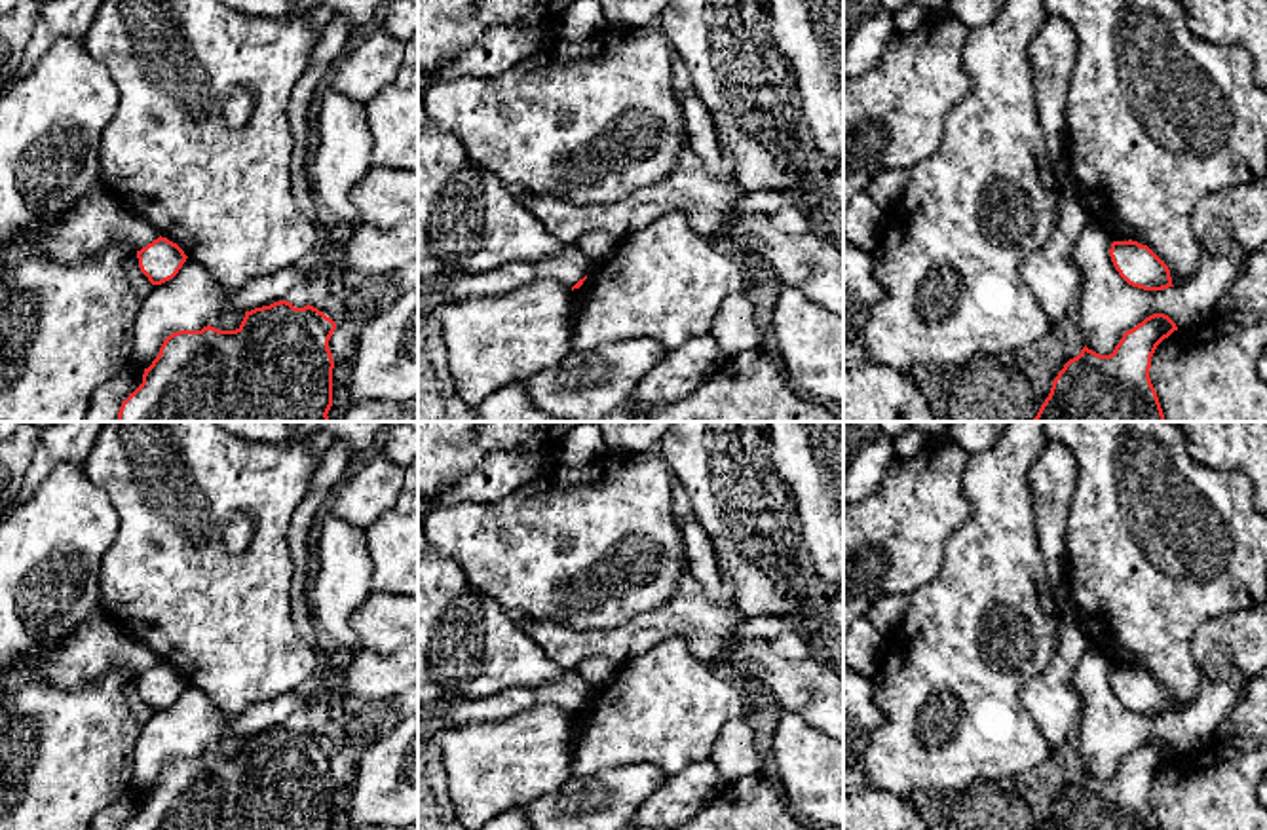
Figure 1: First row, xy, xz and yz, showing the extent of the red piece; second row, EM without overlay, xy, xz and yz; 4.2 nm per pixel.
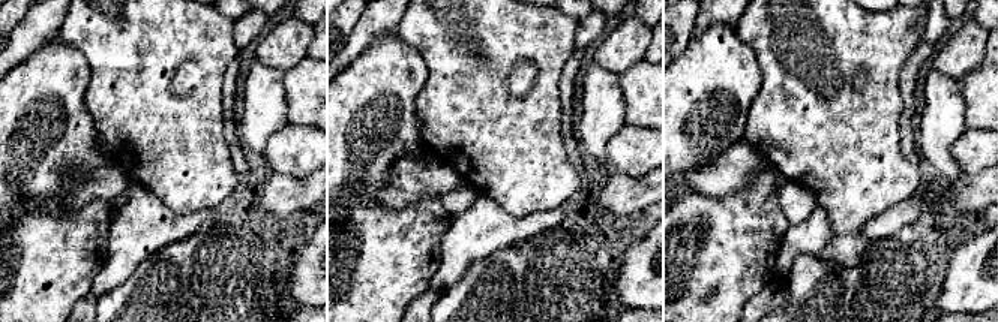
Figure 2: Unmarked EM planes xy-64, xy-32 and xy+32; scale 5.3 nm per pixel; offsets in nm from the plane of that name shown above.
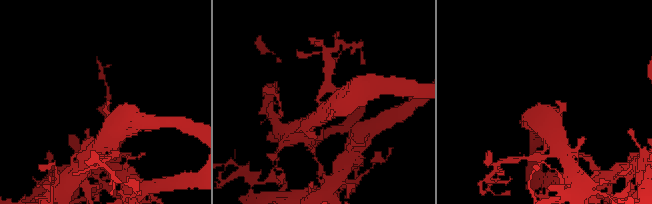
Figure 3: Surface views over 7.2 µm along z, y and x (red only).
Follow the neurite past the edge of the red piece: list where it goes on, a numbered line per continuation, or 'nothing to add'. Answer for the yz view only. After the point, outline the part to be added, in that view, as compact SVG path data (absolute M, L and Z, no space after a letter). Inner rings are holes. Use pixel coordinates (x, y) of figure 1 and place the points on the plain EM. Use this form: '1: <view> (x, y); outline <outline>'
nothing to add

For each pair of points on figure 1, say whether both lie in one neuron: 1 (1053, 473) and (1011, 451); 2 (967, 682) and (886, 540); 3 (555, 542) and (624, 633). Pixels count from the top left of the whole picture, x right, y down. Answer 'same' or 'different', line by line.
1: different
2: different
3: same

